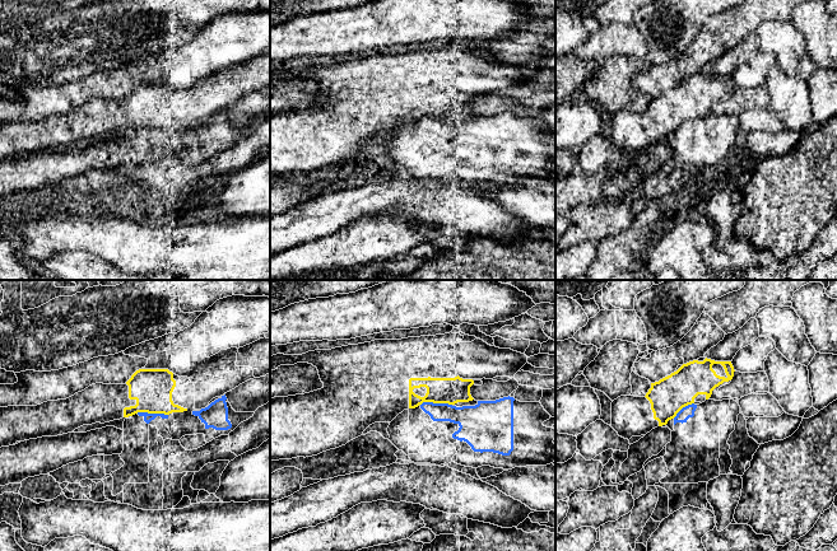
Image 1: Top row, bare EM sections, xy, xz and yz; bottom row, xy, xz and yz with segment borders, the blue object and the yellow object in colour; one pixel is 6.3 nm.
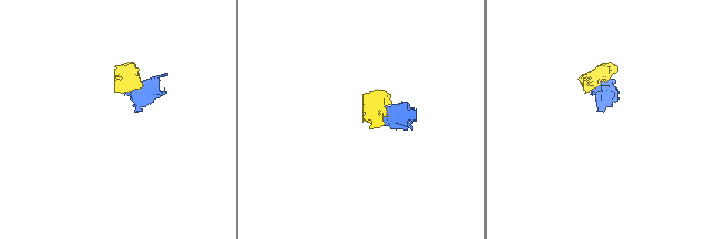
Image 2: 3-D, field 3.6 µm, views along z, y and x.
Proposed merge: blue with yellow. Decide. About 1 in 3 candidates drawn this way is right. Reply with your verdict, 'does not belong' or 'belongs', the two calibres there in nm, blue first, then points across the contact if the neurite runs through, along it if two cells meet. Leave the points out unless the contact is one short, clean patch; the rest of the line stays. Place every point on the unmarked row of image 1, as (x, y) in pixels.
does not belong; calibres 180 and 160 nm; border xz (451, 118), (423, 117), (421, 120)

